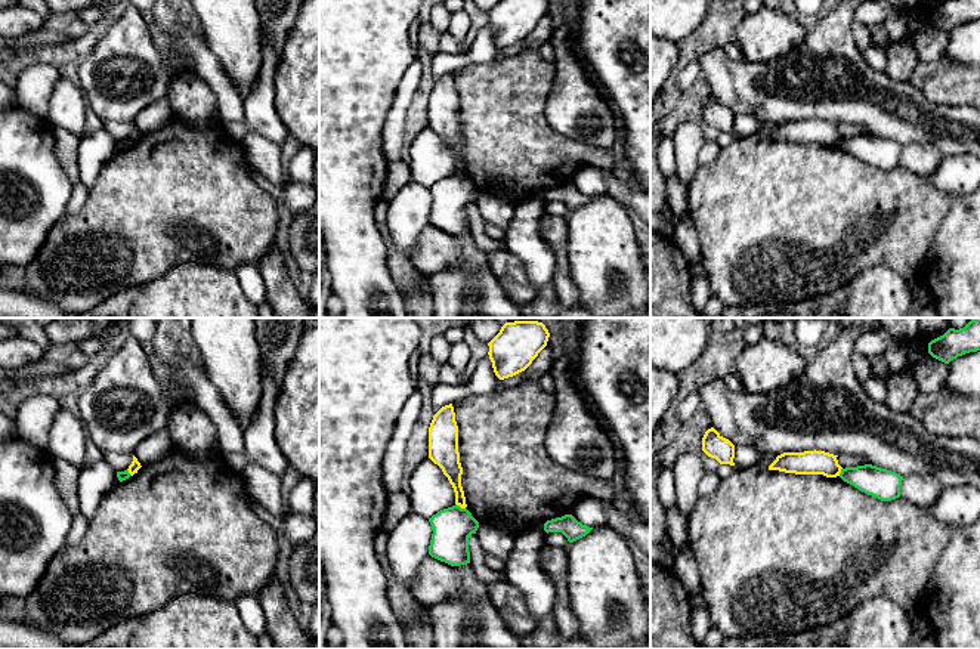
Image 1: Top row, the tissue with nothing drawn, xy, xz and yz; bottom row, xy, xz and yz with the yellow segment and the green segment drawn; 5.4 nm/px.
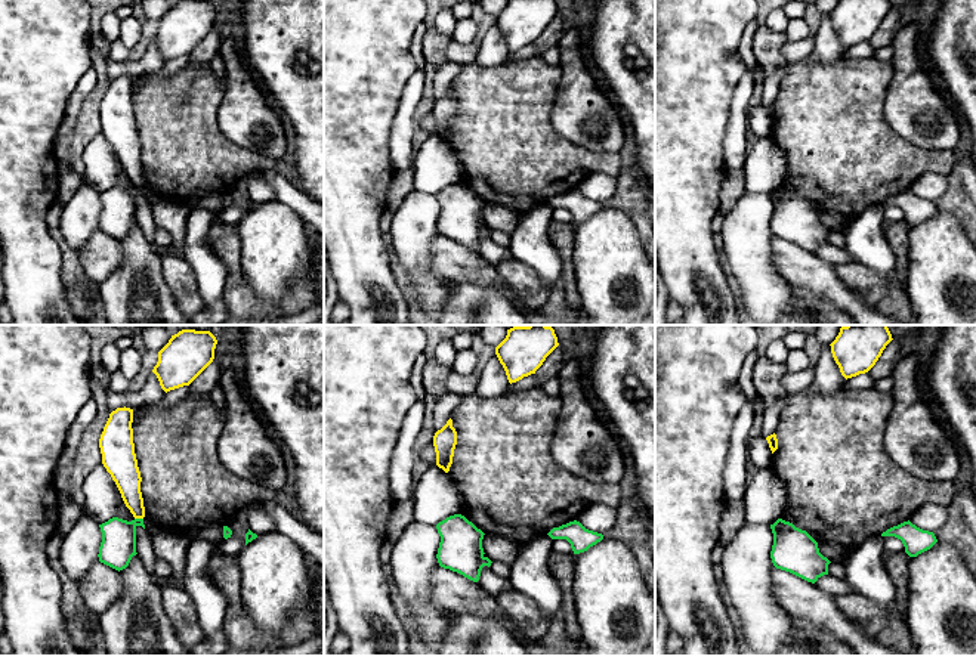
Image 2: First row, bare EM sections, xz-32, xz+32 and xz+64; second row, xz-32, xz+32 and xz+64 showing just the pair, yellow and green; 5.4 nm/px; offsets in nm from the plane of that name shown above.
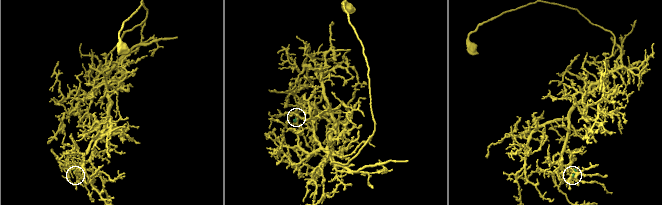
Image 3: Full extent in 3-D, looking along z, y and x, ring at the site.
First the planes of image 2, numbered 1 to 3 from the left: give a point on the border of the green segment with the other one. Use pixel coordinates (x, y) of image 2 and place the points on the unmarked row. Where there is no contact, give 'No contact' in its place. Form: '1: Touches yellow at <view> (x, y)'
1: Touches yellow at xz-32 (139, 186)
2: No contact
3: No contact

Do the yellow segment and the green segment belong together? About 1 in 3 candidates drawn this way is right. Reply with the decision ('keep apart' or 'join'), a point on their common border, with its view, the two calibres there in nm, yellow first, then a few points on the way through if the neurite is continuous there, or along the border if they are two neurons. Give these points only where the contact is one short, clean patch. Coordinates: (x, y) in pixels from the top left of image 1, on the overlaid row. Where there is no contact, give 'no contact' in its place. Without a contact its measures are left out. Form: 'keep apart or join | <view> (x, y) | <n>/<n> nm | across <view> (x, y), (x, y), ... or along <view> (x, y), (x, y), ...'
keep apart | xz (460, 506) | 110/220 nm | along xz (456, 503), (464, 509)

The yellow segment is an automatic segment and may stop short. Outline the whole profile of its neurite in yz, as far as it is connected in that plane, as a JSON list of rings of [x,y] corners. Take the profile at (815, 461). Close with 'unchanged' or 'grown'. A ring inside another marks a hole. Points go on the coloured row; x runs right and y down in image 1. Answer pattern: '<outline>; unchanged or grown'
[[[825,451],[783,452],[769,466],[769,470],[779,470],[795,475],[823,475],[837,478],[841,473],[838,455]]]; unchanged

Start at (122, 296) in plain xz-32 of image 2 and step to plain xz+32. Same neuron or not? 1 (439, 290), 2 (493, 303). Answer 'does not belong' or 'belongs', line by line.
1: does not belong
2: belongs

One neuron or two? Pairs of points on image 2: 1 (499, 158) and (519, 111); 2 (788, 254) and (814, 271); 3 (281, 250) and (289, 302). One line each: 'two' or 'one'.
1: one
2: one
3: one

